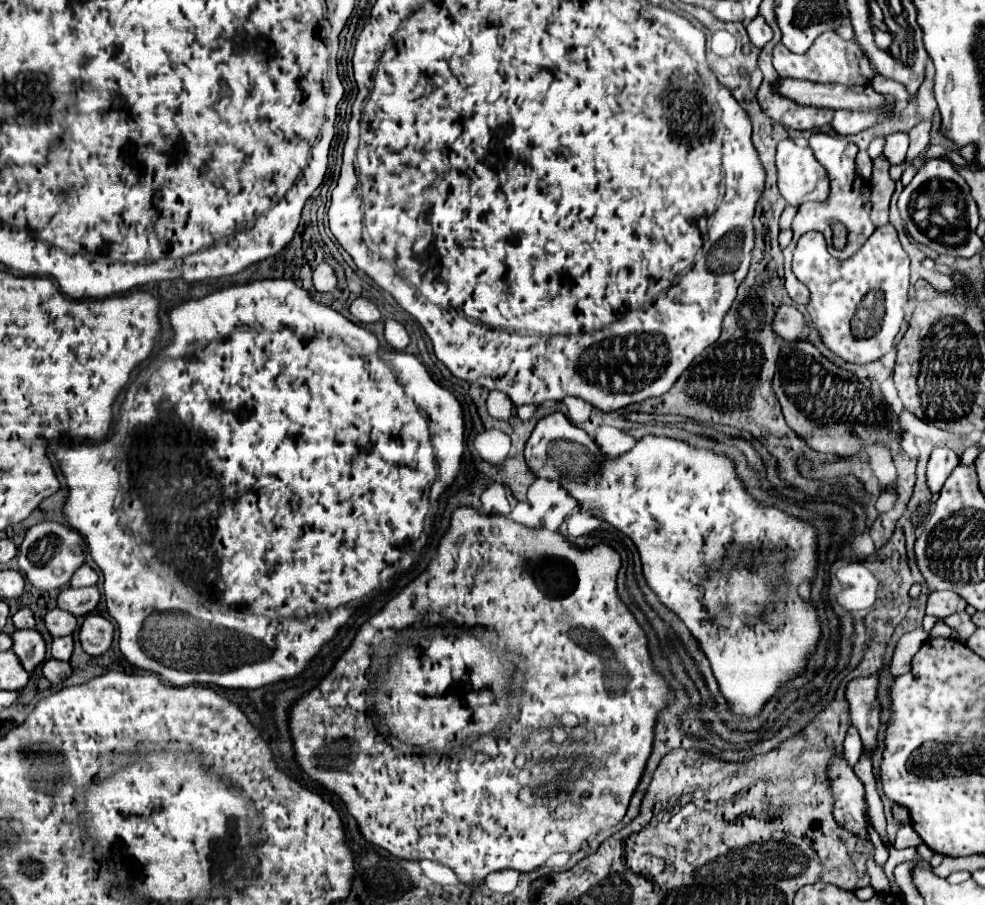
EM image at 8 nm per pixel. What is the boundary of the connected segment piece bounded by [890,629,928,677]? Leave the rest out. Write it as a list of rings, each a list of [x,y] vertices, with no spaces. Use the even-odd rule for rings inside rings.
[[[914,629],[900,637],[900,641],[894,647],[894,655],[892,655],[892,663],[890,663],[892,677],[898,677],[898,675],[904,675],[910,671],[910,661],[926,639],[928,639],[928,633],[924,629]]]

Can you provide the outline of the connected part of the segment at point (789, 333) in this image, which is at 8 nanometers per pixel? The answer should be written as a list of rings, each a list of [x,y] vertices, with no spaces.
[[[780,305],[774,319],[772,319],[774,333],[778,337],[782,337],[784,341],[802,339],[802,325],[804,325],[802,313],[792,305]]]

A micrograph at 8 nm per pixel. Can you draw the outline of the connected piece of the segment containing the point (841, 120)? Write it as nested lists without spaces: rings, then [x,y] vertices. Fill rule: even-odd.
[[[836,111],[830,125],[838,135],[846,137],[846,135],[852,135],[852,133],[860,133],[862,129],[868,129],[878,121],[880,121],[880,113],[872,113],[872,111],[868,111],[868,113]]]

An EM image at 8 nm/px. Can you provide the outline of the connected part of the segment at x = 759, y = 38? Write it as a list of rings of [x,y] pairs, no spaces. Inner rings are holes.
[[[756,15],[756,17],[746,25],[746,29],[748,29],[750,41],[752,41],[756,47],[760,47],[760,49],[772,39],[772,29],[770,29],[770,25],[764,21],[762,15]]]

